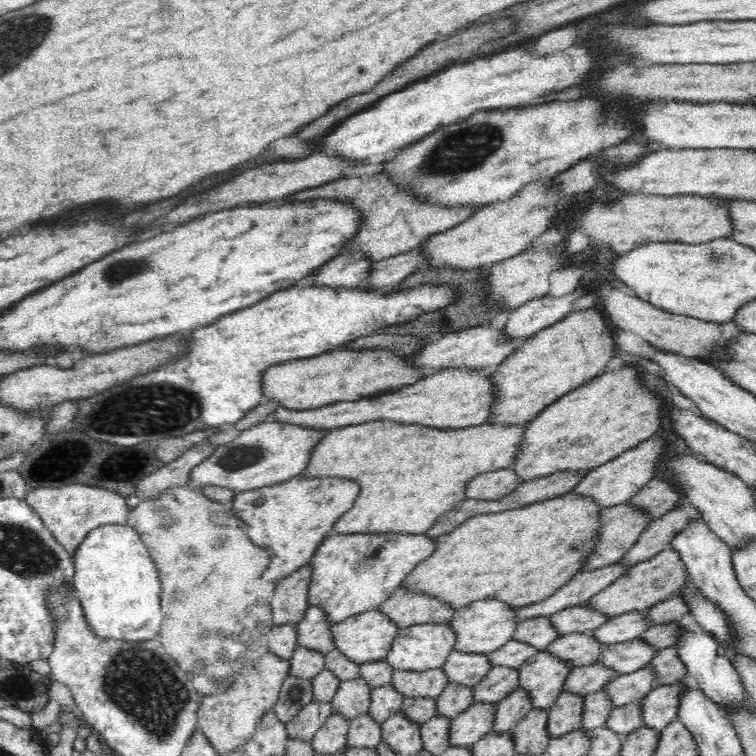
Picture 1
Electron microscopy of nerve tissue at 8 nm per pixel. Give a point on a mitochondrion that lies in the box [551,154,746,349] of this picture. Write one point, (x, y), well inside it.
(716, 257)

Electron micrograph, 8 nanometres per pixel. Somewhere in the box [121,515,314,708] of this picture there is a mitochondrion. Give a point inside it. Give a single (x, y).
(295, 694)

